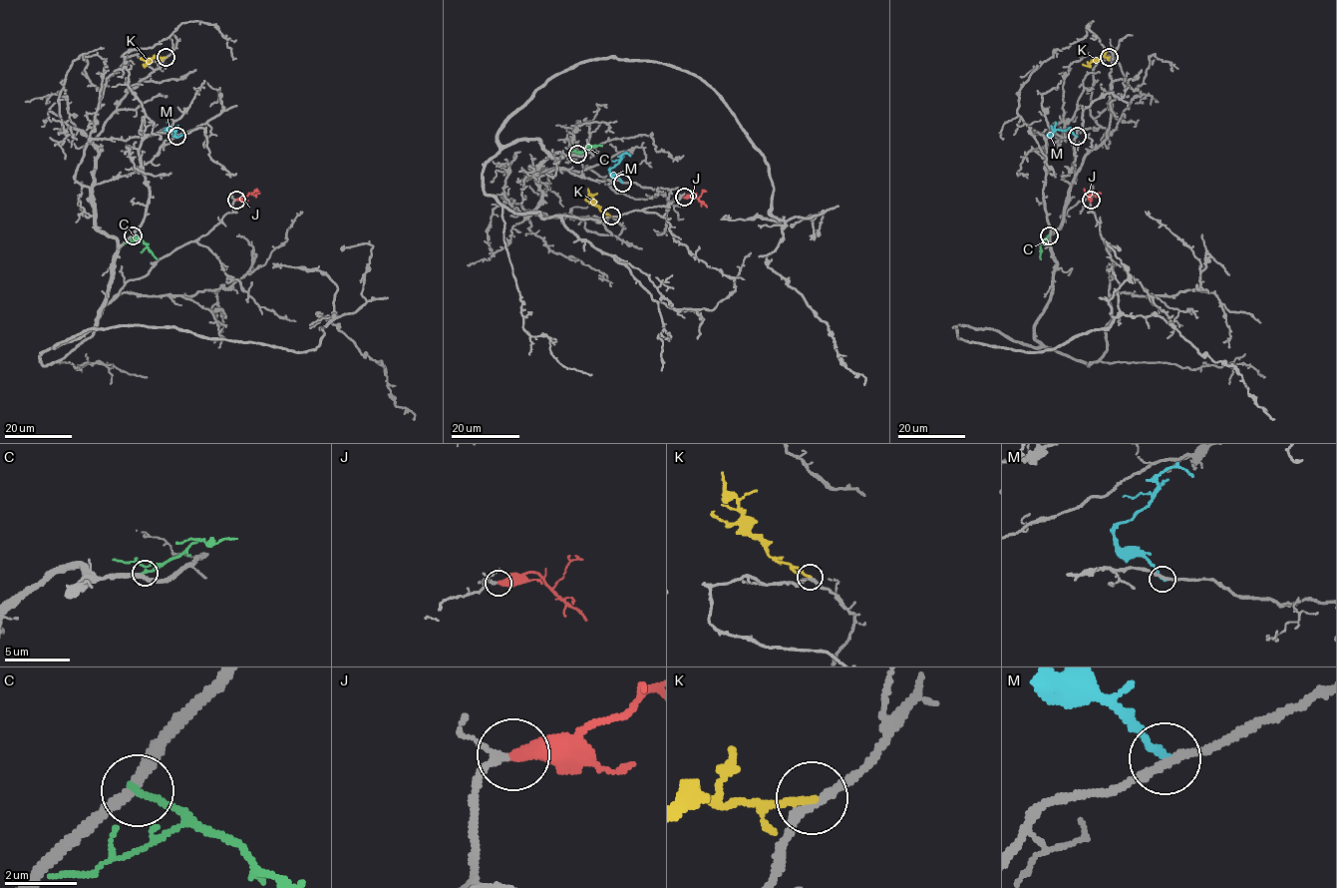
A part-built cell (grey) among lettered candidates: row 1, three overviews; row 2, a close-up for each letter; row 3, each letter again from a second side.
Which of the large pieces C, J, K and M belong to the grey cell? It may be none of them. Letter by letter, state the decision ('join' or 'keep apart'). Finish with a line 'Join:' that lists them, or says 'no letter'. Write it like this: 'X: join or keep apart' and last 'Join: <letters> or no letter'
C: keep apart
J: join
K: keep apart
M: keep apart
Join: J

